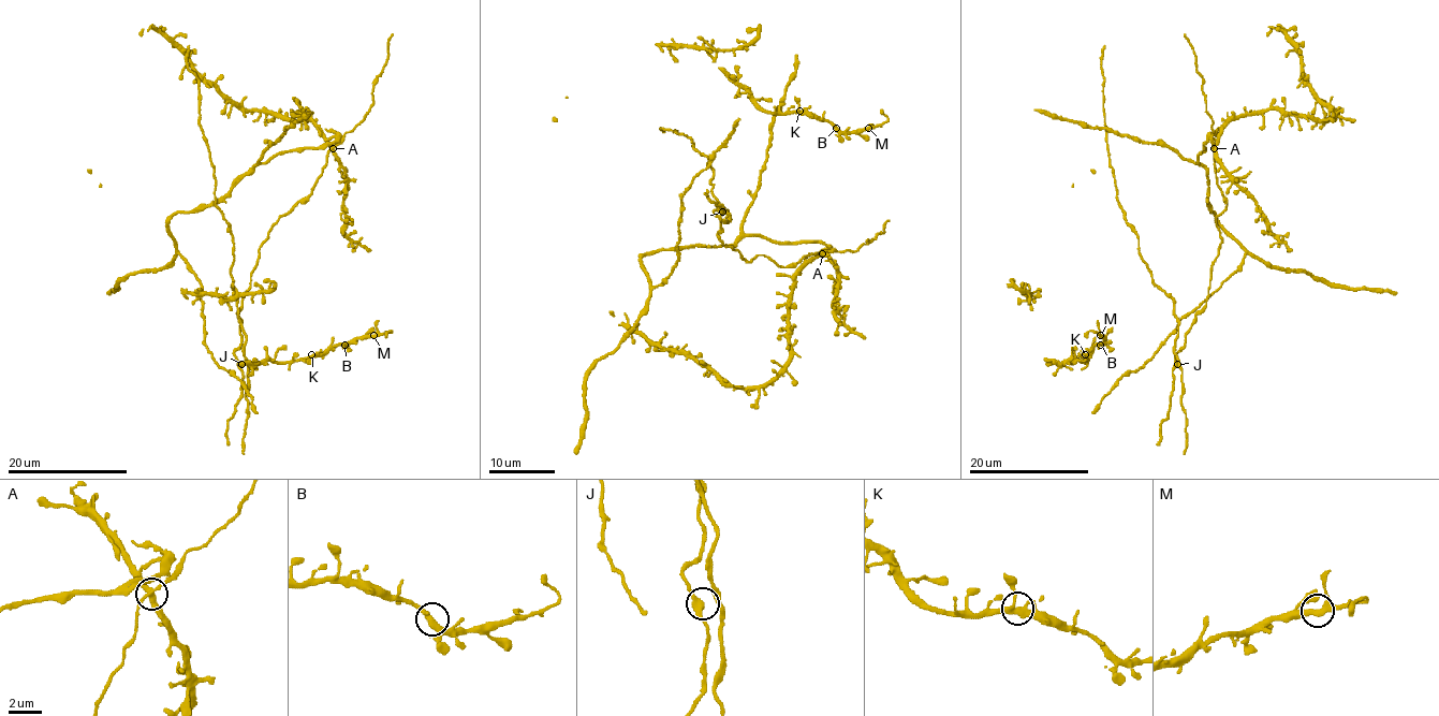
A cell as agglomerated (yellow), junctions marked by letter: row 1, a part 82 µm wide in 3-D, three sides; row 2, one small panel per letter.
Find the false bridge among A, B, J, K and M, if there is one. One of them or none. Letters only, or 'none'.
A

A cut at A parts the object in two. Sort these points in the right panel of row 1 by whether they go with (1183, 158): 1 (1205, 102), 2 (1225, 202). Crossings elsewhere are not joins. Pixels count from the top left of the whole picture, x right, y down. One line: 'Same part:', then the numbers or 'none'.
Same part: none

